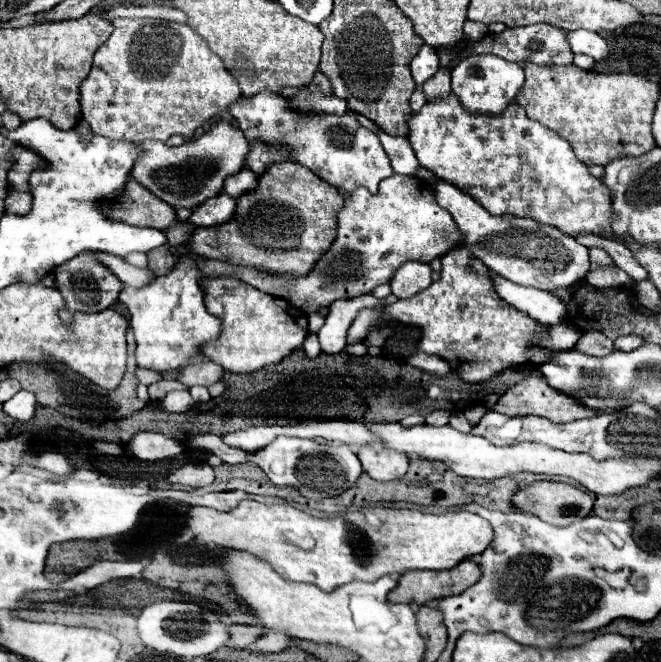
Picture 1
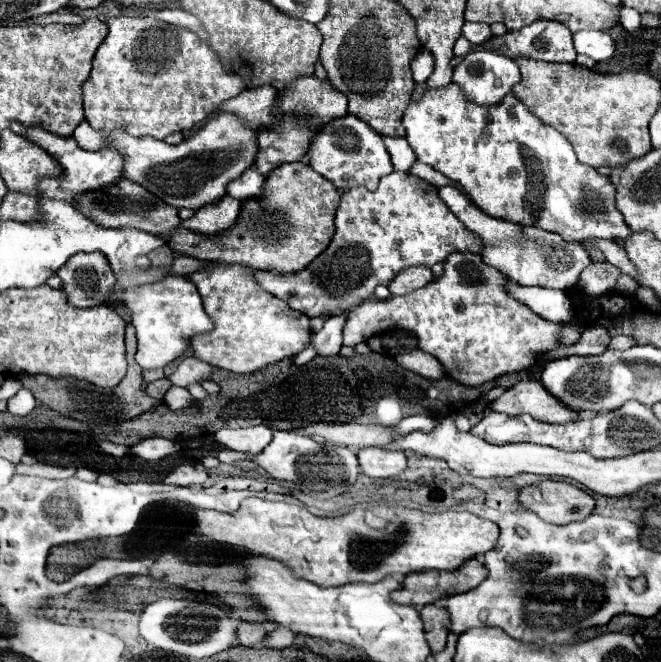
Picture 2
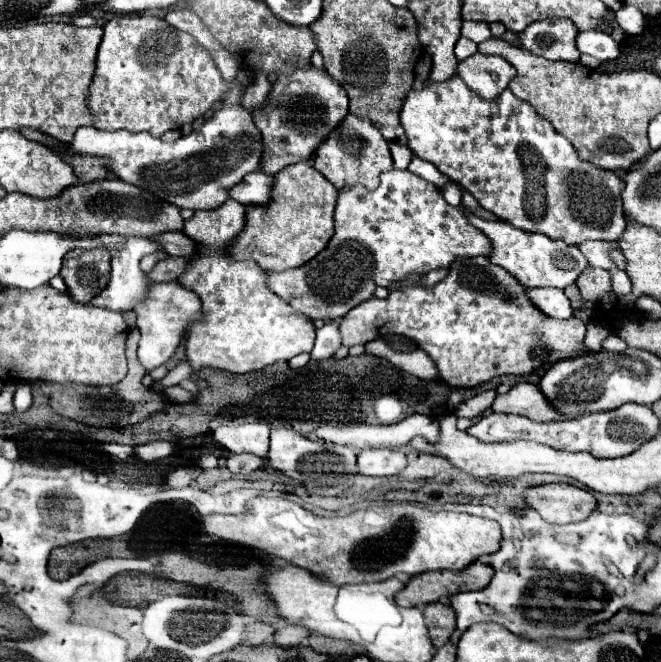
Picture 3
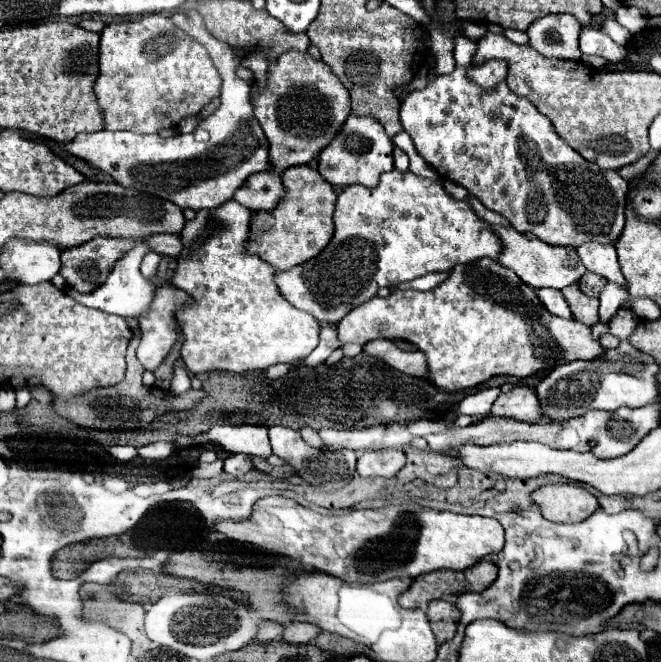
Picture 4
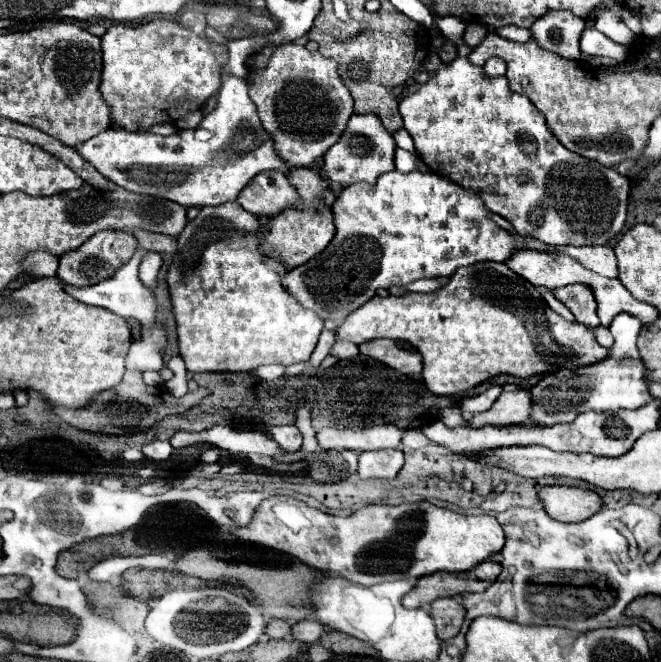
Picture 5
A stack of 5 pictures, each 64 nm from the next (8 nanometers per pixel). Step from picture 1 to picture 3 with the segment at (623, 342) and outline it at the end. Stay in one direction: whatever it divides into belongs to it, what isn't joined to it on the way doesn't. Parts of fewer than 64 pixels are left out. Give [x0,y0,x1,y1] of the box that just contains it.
[602,334,626,352]

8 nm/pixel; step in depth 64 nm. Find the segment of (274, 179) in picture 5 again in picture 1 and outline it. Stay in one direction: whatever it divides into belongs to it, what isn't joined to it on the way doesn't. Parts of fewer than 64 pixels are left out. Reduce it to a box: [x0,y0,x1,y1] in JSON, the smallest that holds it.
[224,168,258,198]

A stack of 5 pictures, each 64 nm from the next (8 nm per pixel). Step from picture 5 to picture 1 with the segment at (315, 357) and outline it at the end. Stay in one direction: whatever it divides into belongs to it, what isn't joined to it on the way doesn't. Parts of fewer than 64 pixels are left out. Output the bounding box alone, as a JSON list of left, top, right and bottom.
[318,294,380,354]

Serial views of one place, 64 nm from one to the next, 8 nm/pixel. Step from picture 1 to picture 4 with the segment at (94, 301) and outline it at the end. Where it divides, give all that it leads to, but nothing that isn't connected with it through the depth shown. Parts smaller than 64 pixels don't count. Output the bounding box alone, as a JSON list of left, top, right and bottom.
[62,236,136,292]

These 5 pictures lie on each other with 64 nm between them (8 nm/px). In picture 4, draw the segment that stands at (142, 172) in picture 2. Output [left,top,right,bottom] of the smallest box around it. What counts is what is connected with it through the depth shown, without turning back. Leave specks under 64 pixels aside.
[60,10,272,208]

